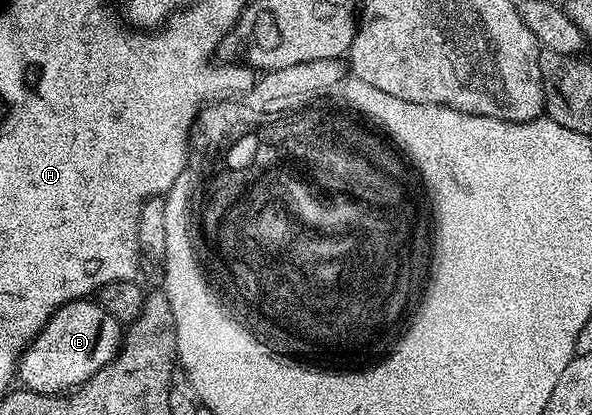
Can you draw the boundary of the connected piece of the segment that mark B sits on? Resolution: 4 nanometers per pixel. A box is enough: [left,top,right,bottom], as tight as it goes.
[19,300,123,392]

